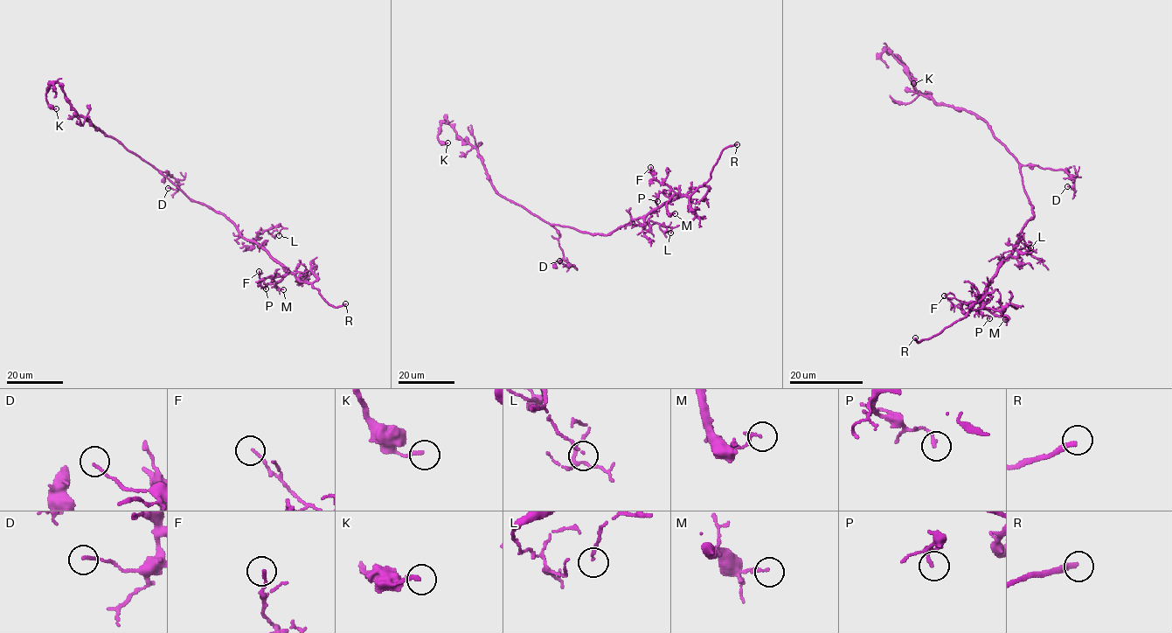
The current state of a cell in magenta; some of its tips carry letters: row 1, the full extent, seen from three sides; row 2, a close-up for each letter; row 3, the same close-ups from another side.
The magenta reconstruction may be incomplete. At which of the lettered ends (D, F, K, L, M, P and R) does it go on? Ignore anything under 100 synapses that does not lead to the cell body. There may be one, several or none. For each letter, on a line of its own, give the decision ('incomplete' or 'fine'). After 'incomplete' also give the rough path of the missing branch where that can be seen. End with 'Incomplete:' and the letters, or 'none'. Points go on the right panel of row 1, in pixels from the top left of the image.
D: fine
F: fine
K: fine
L: fine
M: fine
P: fine
R: incomplete | (915, 337), (908, 347), (895, 355), (890, 351), (881, 354), (878, 351)
Incomplete: R

